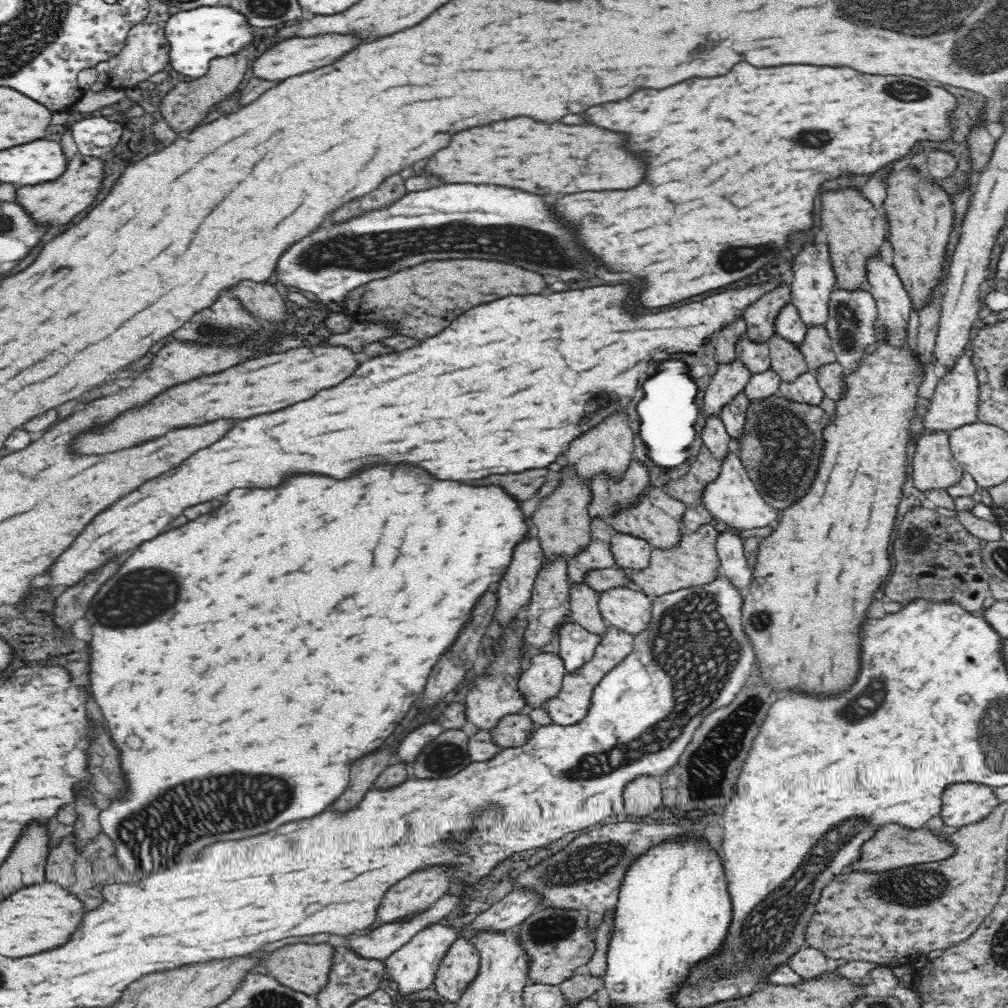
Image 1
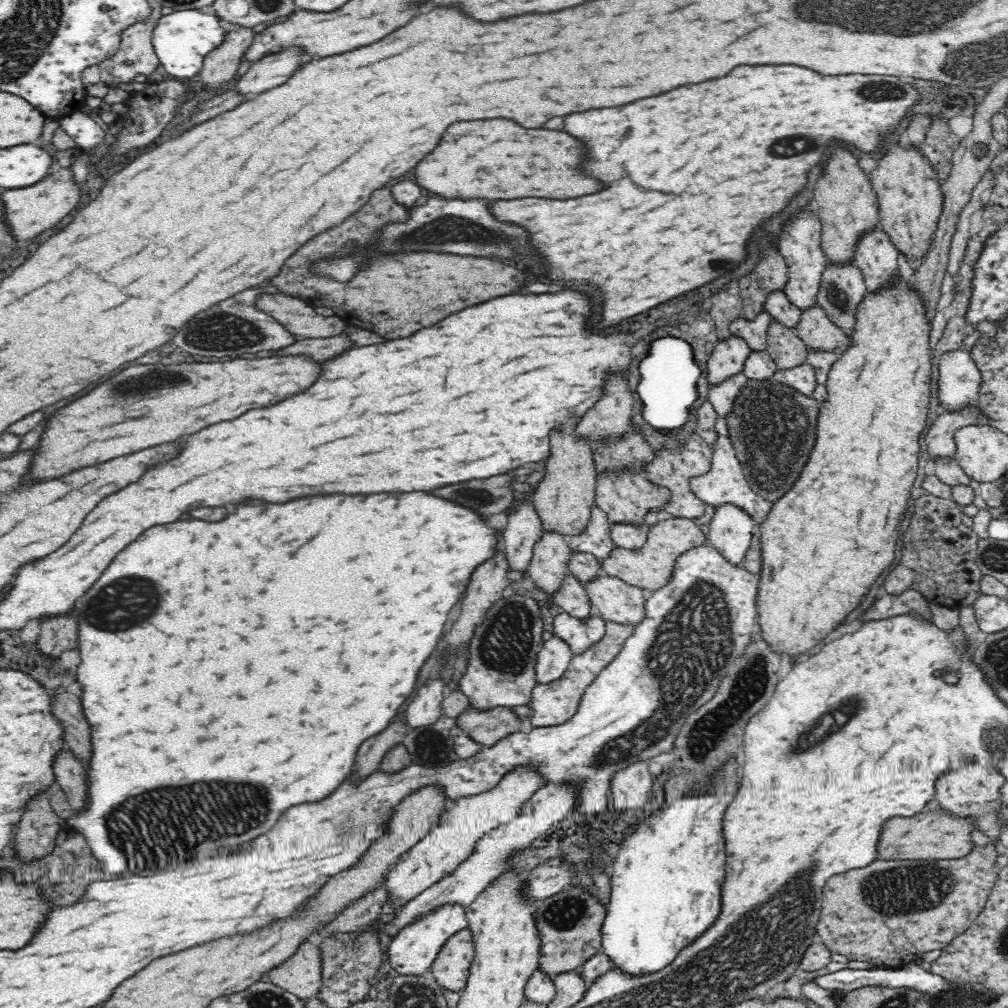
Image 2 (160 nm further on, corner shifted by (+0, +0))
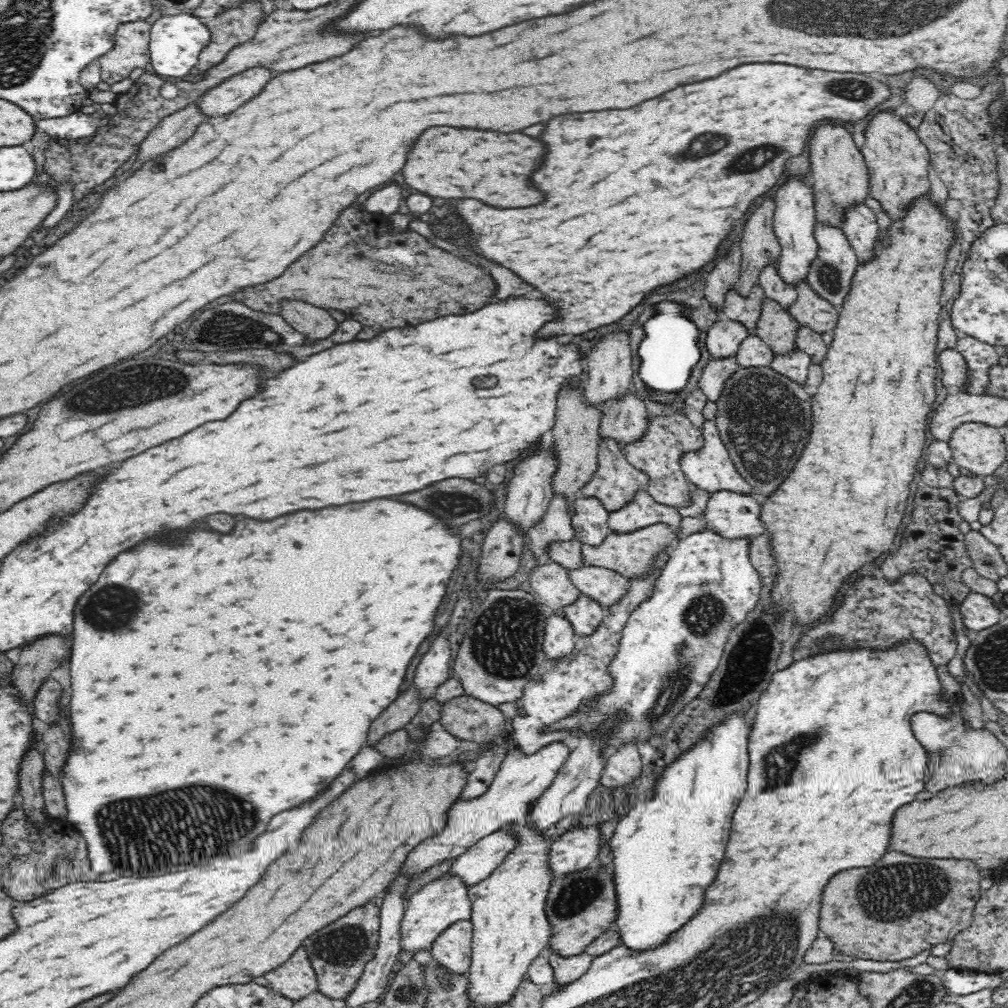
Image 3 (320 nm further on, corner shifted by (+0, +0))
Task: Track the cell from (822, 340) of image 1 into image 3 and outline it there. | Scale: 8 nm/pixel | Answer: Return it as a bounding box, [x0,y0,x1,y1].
[788,284,840,334]

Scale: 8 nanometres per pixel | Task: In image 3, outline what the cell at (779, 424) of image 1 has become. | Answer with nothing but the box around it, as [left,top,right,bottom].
[714,366,813,498]

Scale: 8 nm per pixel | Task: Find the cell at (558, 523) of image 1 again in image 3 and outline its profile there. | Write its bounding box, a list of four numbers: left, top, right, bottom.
[549,394,602,517]

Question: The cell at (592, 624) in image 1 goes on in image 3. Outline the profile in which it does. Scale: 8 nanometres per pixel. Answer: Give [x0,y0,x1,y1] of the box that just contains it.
[529,562,582,612]

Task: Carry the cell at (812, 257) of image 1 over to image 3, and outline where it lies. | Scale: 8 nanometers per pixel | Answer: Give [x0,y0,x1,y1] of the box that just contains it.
[773,177,820,290]

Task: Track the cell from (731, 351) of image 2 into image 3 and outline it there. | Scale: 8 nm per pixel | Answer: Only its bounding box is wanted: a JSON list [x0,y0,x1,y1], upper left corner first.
[706,318,748,362]

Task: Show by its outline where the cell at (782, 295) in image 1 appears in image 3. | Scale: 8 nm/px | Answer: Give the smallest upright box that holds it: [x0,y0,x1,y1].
[737,200,782,299]

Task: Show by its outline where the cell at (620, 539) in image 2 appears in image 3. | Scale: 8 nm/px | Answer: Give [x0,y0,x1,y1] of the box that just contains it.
[608,492,681,534]

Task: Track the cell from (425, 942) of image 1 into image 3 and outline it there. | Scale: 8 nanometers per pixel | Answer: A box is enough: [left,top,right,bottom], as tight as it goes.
[399,874,471,965]

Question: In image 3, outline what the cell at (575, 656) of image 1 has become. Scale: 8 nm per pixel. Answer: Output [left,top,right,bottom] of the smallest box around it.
[560,595,607,638]

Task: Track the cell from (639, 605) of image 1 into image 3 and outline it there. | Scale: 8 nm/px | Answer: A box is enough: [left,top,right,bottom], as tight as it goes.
[568,566,632,610]

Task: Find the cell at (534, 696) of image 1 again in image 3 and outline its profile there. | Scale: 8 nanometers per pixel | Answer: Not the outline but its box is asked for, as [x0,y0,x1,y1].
[542,611,575,662]

